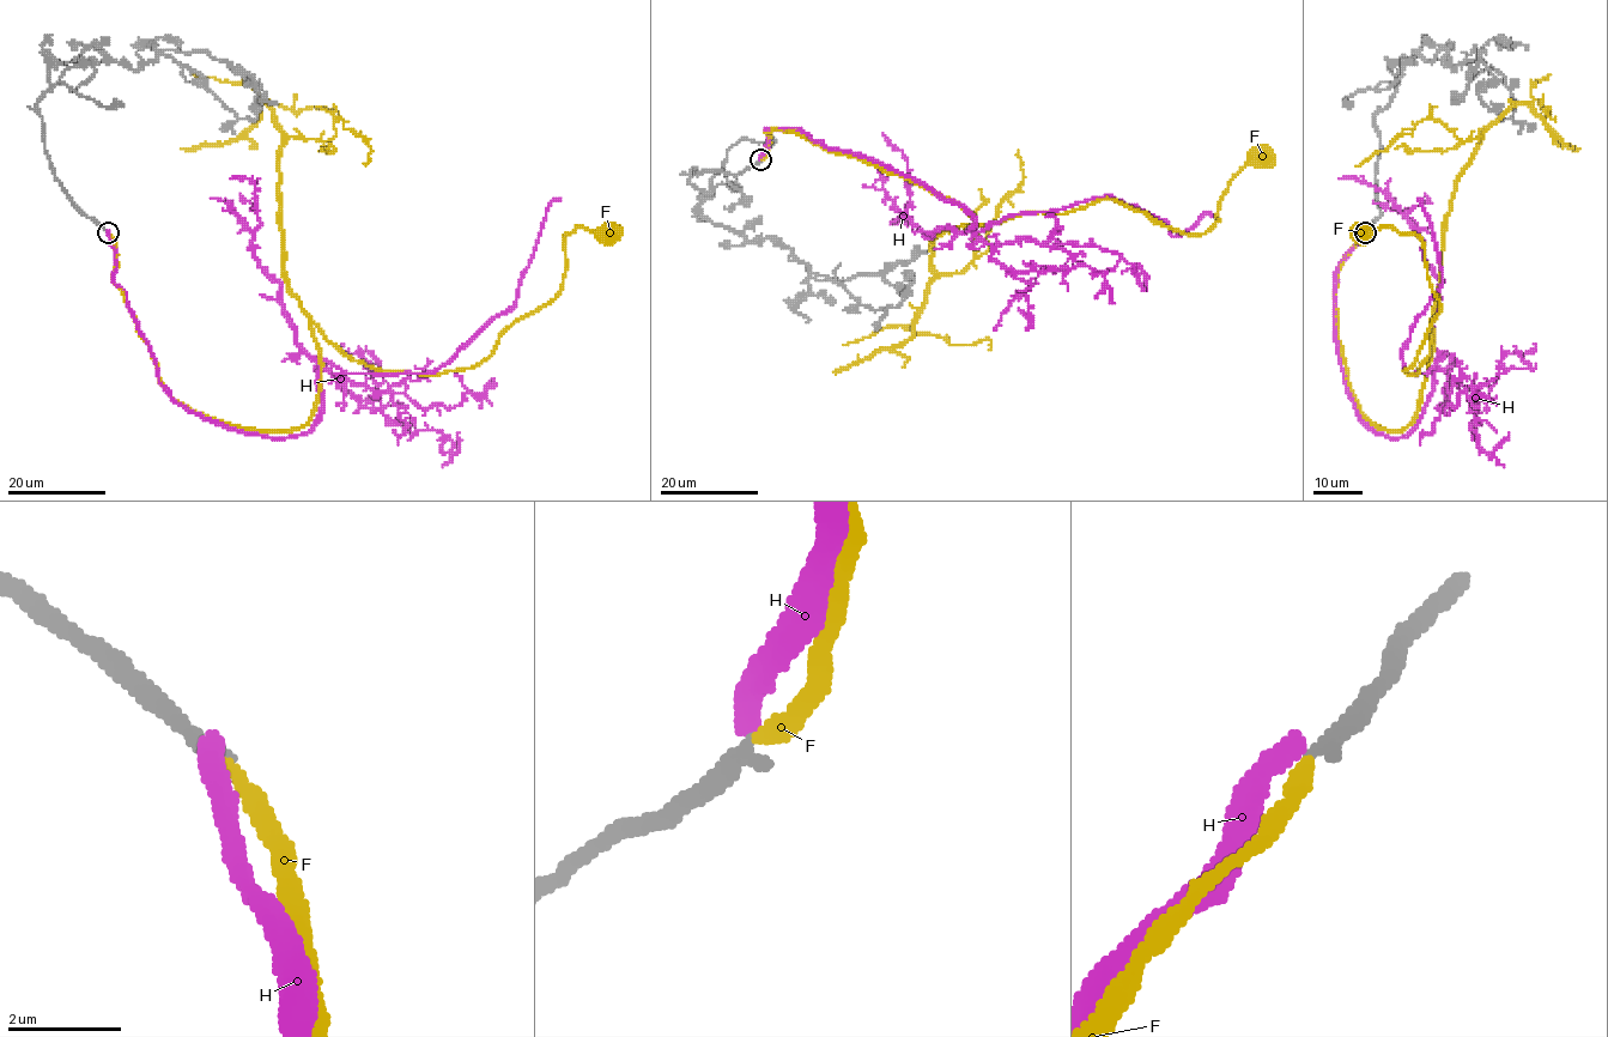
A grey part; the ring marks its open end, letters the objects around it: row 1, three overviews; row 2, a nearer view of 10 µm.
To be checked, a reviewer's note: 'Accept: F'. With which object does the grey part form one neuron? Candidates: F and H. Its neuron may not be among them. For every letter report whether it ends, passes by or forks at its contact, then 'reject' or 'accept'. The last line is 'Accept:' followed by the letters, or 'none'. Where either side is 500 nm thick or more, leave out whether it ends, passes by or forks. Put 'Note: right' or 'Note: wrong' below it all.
F: it ends | accept
H: it ends | reject
Accept: F
Note: right

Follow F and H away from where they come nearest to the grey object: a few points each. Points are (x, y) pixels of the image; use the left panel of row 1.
F: (108, 232), (158, 382), (290, 430), (313, 323), (381, 370), (468, 369), (558, 292), (564, 236), (607, 228)
H: (108, 231), (158, 383), (212, 420), (289, 437), (315, 422), (321, 359), (437, 370), (503, 314), (559, 198)

